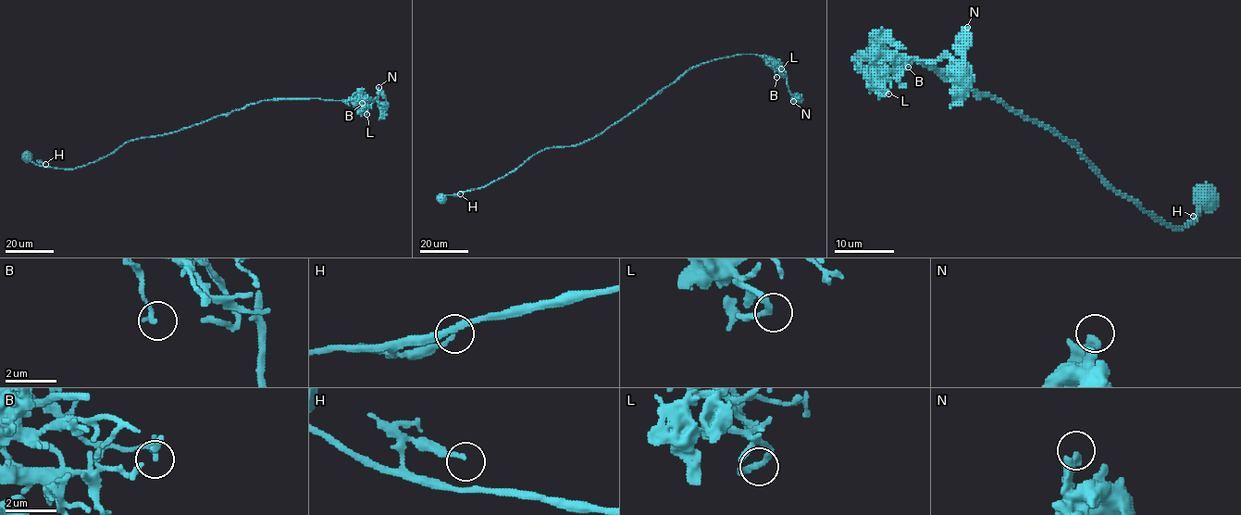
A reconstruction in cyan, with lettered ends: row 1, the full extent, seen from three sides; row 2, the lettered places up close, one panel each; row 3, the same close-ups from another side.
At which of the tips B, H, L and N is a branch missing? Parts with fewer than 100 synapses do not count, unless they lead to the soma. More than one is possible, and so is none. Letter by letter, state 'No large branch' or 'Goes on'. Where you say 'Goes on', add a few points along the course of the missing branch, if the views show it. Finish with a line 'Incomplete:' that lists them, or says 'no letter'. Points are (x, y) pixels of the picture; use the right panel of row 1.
B: No large branch
H: No large branch
L: No large branch
N: No large branch
Incomplete: no letter

